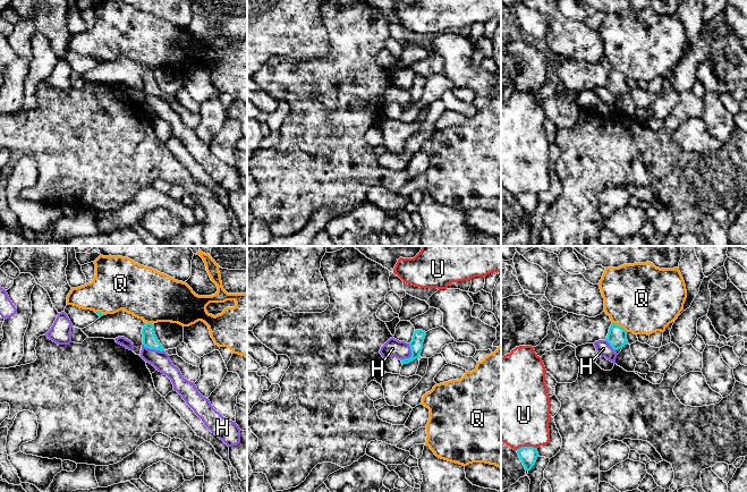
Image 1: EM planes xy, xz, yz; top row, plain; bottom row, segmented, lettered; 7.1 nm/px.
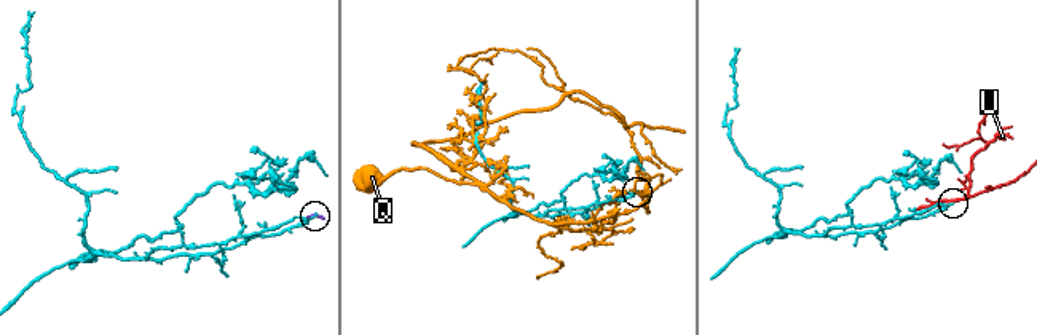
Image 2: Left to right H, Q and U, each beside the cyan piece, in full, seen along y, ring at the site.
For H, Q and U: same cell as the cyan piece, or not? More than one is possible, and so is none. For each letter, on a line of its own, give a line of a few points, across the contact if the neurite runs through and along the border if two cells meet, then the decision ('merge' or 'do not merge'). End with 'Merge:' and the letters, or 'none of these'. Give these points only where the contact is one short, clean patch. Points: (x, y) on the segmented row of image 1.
H: xz (409, 344), (410, 355), (400, 359) | do not merge
Q: do not merge
U: do not merge
Merge: none of these

